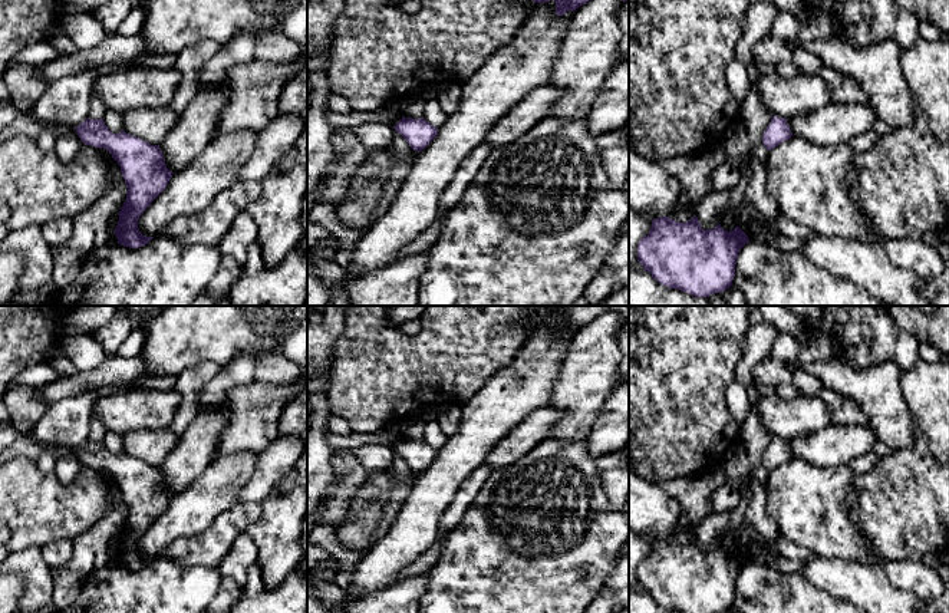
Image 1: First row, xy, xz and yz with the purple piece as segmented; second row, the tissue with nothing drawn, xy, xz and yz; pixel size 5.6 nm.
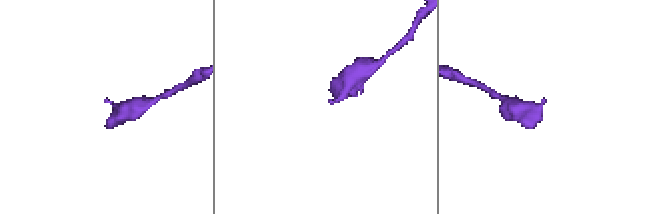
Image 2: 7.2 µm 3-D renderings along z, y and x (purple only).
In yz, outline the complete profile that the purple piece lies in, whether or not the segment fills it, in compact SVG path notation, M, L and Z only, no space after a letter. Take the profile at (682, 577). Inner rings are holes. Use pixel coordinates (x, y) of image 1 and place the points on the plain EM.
M695 537L686 544L669 538L652 541L652 548L637 566L637 583L660 606L681 613L724 613L732 607L739 571L749 563L737 547L725 553L721 546L703 551Z

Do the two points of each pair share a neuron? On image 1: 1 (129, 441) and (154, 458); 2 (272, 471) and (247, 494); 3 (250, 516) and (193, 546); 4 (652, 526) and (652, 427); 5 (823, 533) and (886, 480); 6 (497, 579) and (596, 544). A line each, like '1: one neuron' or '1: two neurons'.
1: one neuron
2: one neuron
3: one neuron
4: two neurons
5: two neurons
6: one neuron

